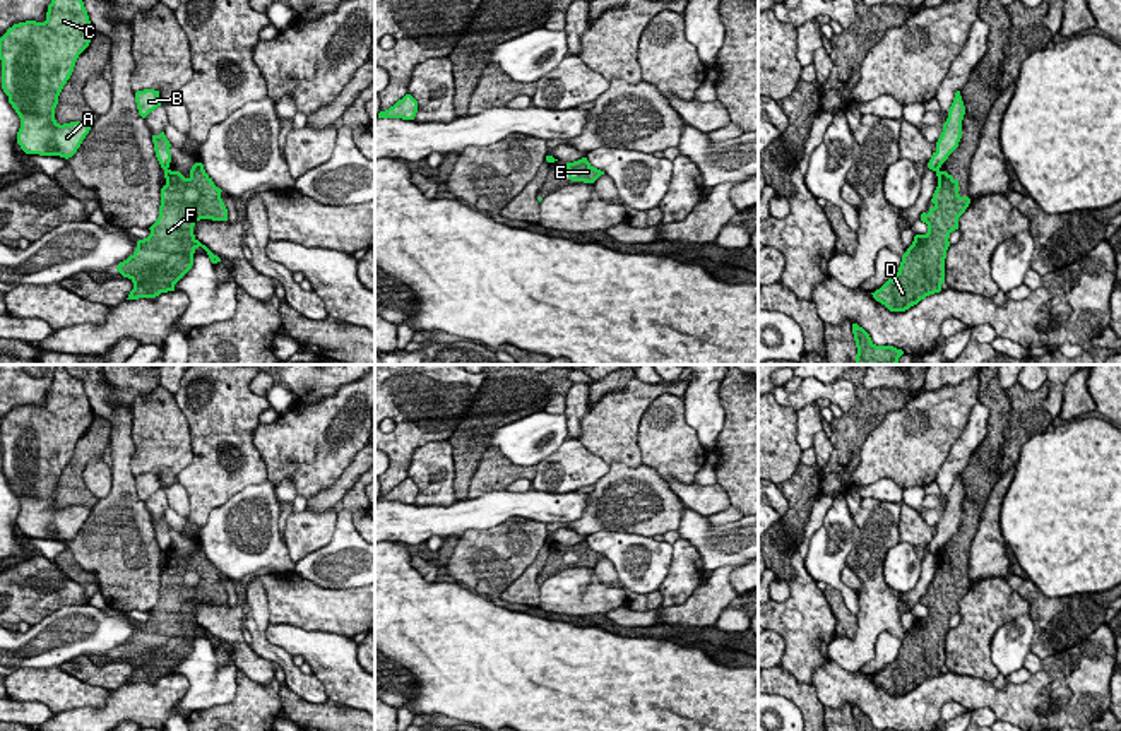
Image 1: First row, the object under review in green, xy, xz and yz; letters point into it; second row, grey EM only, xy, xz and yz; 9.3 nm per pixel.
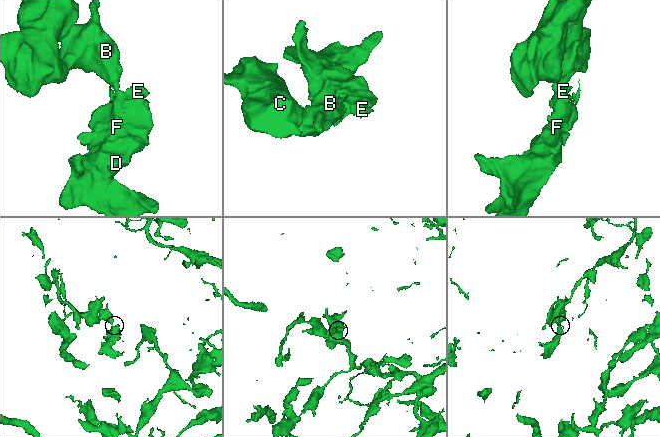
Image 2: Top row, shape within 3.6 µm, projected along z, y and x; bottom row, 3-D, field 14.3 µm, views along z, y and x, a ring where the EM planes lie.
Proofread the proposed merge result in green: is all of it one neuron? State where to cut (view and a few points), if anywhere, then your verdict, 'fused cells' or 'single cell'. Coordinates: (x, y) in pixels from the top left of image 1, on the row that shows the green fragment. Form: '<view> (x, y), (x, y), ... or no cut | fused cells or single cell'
xz (553, 158), (548, 161) | fused cells

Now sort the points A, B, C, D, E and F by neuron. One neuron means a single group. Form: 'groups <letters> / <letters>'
groups A B C / D E F

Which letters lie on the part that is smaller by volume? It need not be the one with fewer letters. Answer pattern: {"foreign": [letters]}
{"foreign": ["D", "E", "F"]}

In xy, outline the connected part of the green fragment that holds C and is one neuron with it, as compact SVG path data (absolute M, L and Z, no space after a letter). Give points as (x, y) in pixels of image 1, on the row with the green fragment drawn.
M51 0L44 22L26 21L14 24L0 38L2 89L9 96L9 103L21 118L17 144L26 154L60 156L68 159L77 152L82 140L89 134L92 125L86 122L70 122L60 125L55 120L55 108L63 86L74 72L79 55L89 46L92 36L94 27L82 0Z

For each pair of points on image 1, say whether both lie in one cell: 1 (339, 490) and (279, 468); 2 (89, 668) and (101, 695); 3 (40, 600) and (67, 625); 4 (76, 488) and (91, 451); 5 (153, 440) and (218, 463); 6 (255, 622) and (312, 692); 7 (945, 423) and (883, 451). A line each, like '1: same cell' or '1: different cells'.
1: different cells
2: different cells
3: different cells
4: same cell
5: different cells
6: same cell
7: same cell

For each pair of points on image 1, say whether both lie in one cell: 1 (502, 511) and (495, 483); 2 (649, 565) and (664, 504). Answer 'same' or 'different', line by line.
1: different
2: different

